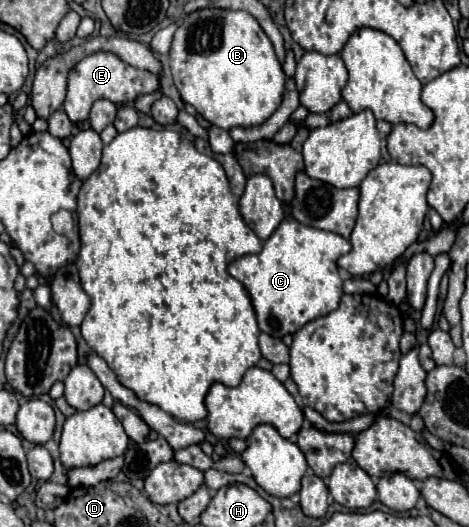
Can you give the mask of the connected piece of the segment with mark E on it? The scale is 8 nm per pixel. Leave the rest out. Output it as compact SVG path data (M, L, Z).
M96 52L96 54L90 54L90 56L82 58L70 70L68 94L66 94L64 100L64 111L74 124L76 122L86 122L88 114L90 114L90 108L98 98L108 98L110 102L114 102L118 106L124 106L124 104L132 104L138 96L154 92L158 86L160 86L160 78L156 74L132 68L130 64L122 62L112 52Z

